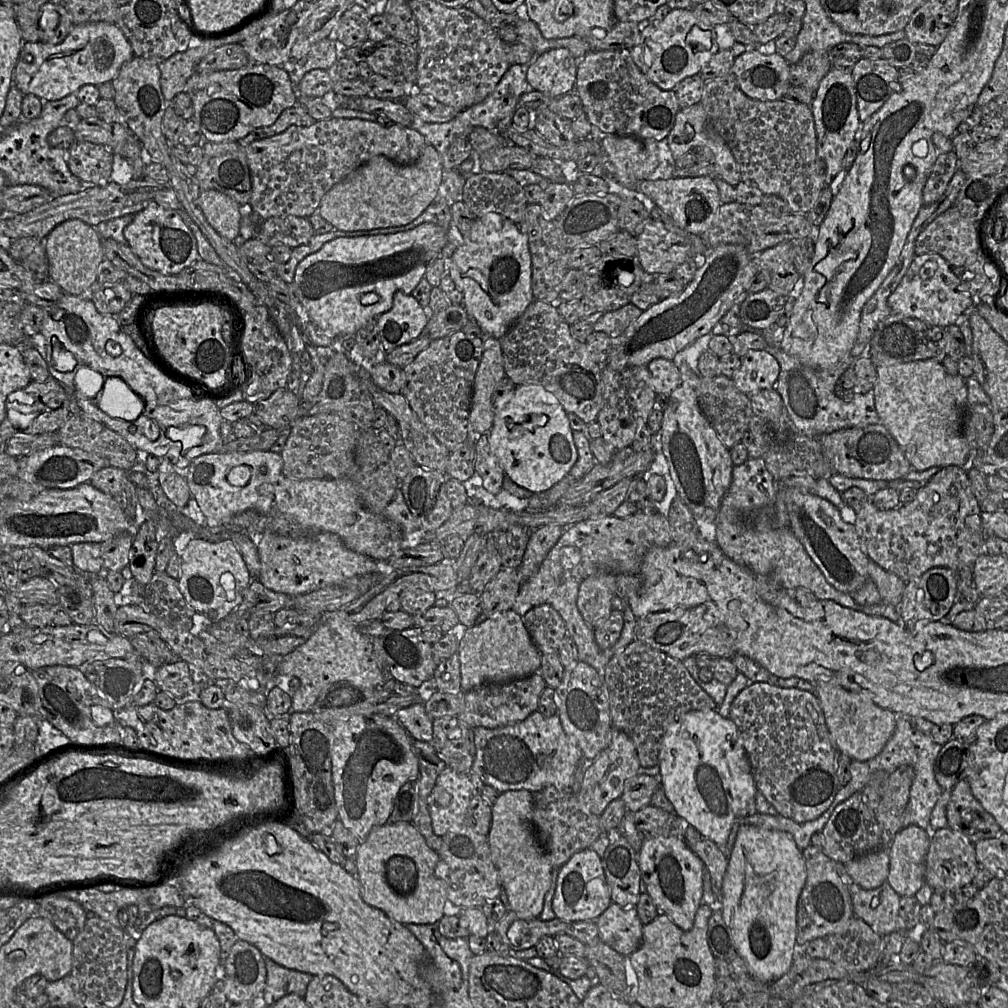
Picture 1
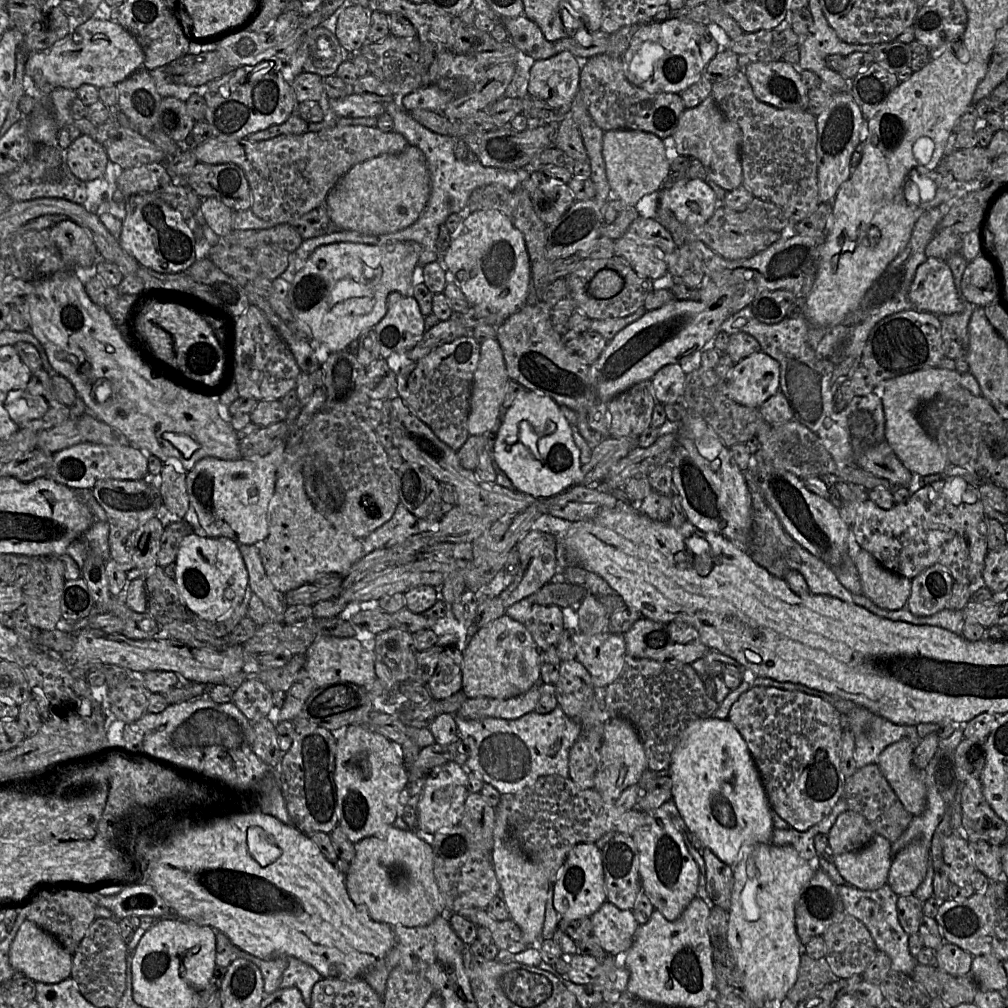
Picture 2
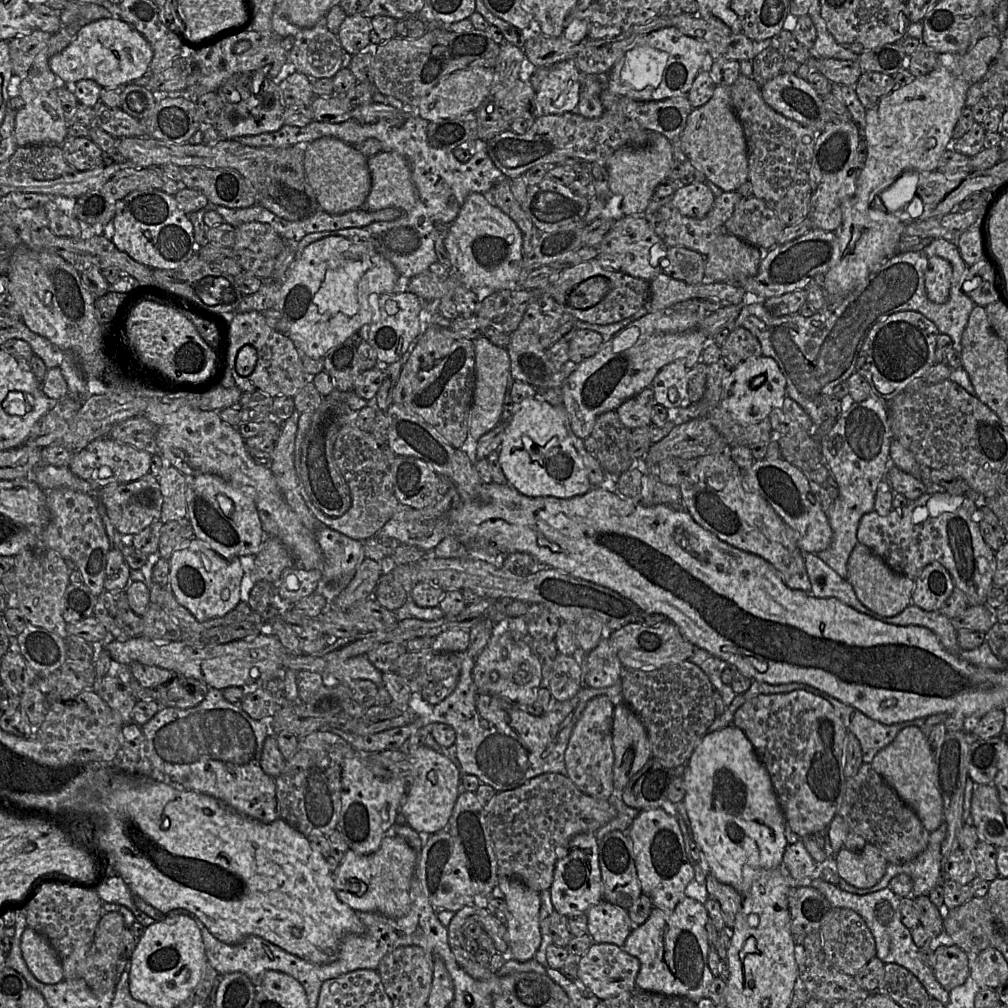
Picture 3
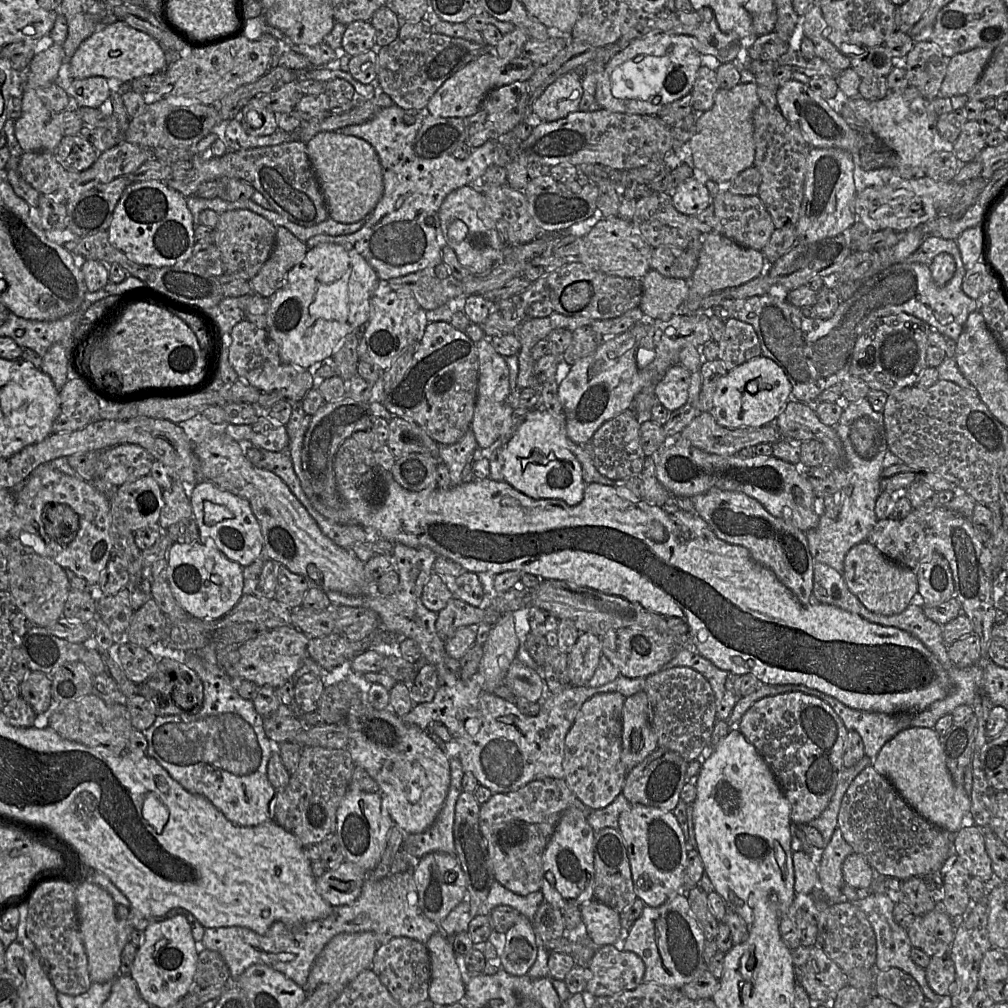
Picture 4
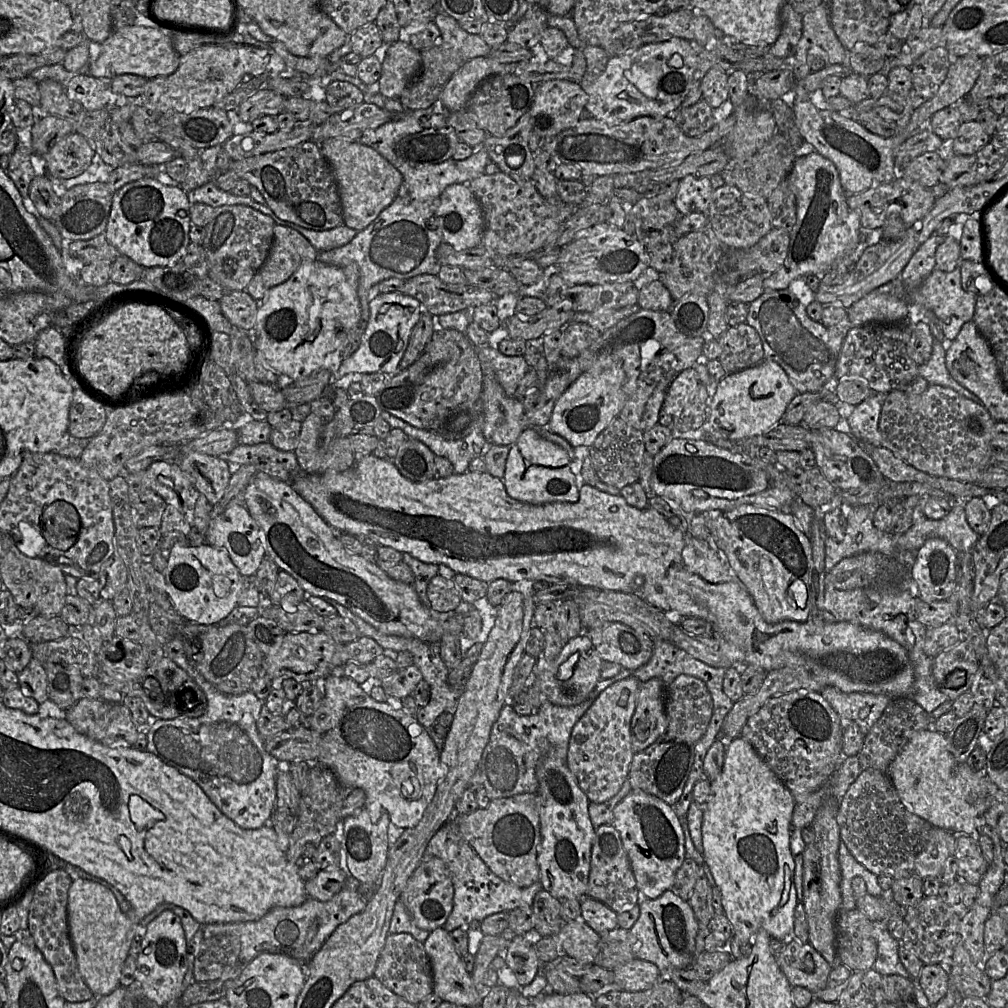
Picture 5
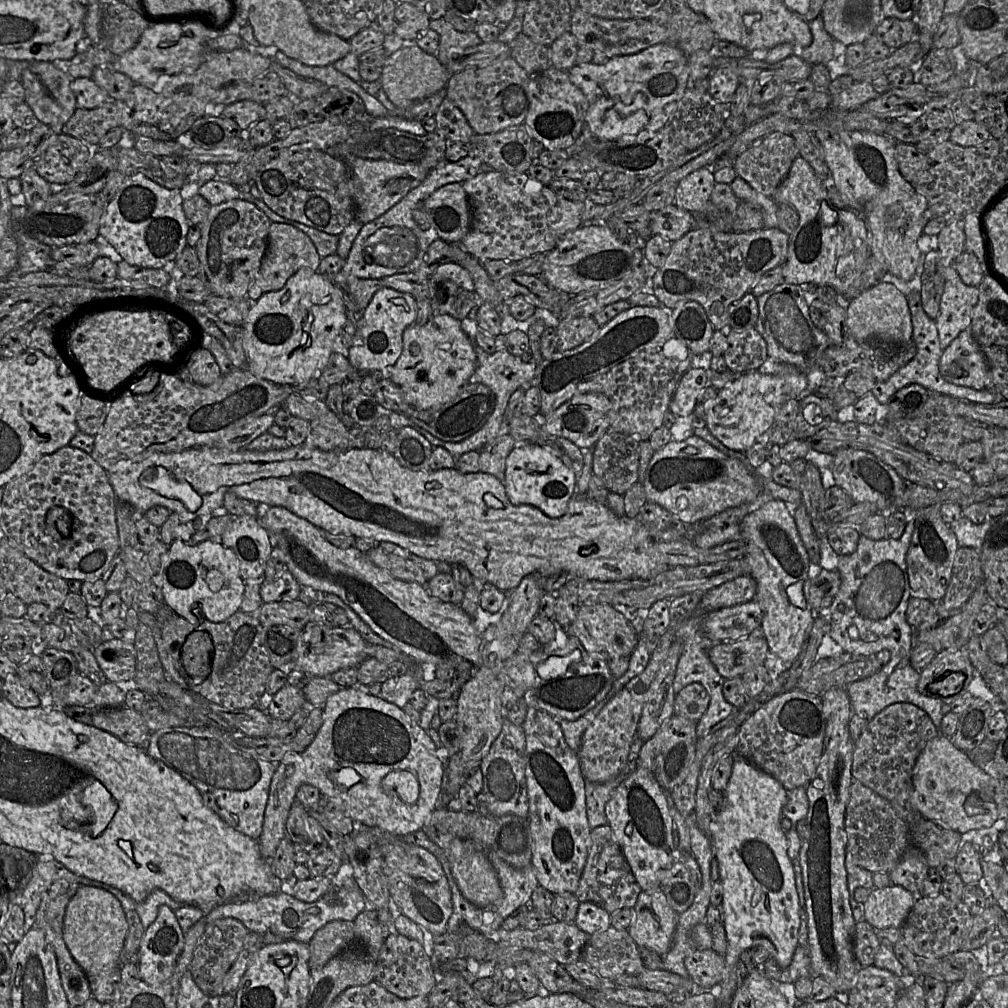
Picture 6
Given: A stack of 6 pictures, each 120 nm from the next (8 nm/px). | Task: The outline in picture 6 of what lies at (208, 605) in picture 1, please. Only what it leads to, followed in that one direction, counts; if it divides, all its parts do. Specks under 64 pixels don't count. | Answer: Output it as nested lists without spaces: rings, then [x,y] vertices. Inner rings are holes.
[[[176,539],[168,546],[160,573],[165,604],[192,624],[198,624],[202,619],[224,622],[240,609],[245,581],[240,575],[236,555],[221,543],[209,539],[189,546]]]

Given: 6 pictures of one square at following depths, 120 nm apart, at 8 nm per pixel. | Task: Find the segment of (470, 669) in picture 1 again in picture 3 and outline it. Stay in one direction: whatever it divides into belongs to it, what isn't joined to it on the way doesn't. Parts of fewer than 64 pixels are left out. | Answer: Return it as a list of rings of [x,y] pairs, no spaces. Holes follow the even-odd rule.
[[[506,619],[492,627],[487,646],[475,659],[472,676],[480,693],[506,698],[522,707],[532,704],[542,687],[539,661],[533,654],[530,643],[514,638],[506,628]]]

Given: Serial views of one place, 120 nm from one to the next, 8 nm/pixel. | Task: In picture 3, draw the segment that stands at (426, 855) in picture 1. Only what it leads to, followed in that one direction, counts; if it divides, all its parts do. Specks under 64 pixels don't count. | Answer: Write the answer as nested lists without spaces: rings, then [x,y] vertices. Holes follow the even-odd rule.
[[[396,834],[385,835],[378,850],[369,855],[360,855],[348,849],[333,873],[335,894],[342,903],[356,912],[377,912],[400,918],[410,909],[409,888],[417,862],[415,850]]]

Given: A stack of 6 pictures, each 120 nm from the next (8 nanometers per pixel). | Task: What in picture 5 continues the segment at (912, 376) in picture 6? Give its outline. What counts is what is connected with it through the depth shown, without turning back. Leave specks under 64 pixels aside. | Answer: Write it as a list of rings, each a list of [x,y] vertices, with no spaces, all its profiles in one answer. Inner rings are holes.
[[[934,339],[932,353],[927,362],[918,365],[918,376],[927,380],[929,385],[949,387],[960,395],[980,403],[980,399],[971,391],[960,385],[947,370],[945,361],[946,351],[941,342]]]

